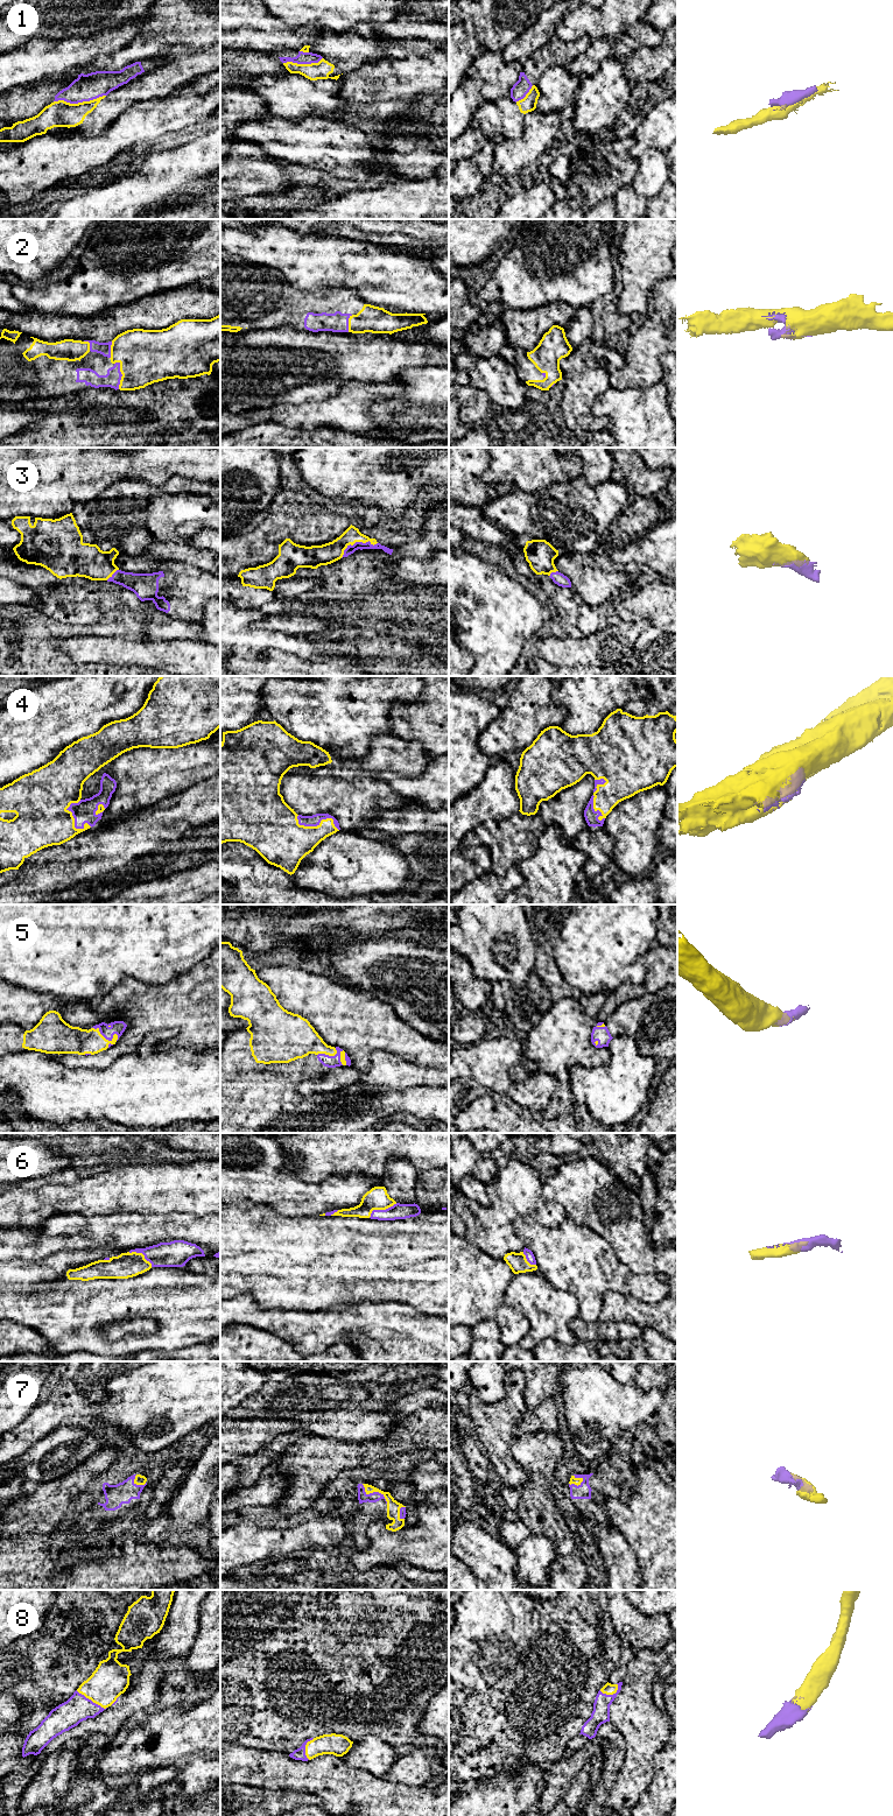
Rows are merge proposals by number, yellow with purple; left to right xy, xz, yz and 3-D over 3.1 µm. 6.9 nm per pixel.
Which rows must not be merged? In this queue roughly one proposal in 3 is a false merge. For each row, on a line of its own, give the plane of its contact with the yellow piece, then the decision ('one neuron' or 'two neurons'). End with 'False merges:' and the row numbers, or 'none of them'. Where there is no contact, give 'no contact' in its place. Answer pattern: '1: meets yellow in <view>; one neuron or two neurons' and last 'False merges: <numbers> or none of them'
1: meets yellow in xy; two neurons
2: meets yellow in xy; one neuron
3: meets yellow in xz; one neuron
4: meets yellow in xz; one neuron
5: meets yellow in xy; one neuron
6: meets yellow in xz; one neuron
7: meets yellow in xz; one neuron
8: meets yellow in xy; one neuron
False merges: 1

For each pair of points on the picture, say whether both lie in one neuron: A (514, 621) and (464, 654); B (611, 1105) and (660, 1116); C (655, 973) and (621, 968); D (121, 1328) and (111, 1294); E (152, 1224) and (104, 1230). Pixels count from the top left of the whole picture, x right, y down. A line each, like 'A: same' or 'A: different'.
A: different
B: different
C: different
D: different
E: same

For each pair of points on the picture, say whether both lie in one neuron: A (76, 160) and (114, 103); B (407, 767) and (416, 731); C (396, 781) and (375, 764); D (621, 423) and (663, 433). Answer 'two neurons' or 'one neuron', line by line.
A: two neurons
B: two neurons
C: two neurons
D: one neuron

